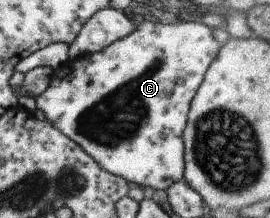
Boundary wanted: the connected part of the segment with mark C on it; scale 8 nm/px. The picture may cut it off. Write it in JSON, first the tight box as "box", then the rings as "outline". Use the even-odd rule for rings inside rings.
{"box":[34,17,221,190],"outline":[[[147,17],[143,23],[137,22],[136,29],[124,39],[90,56],[68,61],[55,70],[44,91],[34,98],[36,109],[106,171],[123,177],[131,186],[167,190],[184,175],[182,133],[188,123],[188,110],[211,64],[210,57],[214,59],[221,47],[212,29],[201,21],[153,22]]]}

